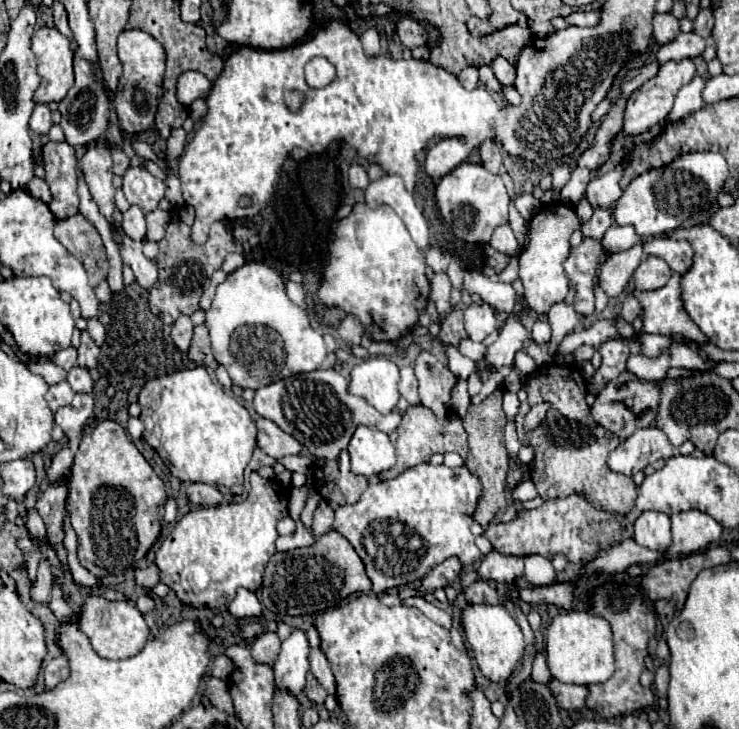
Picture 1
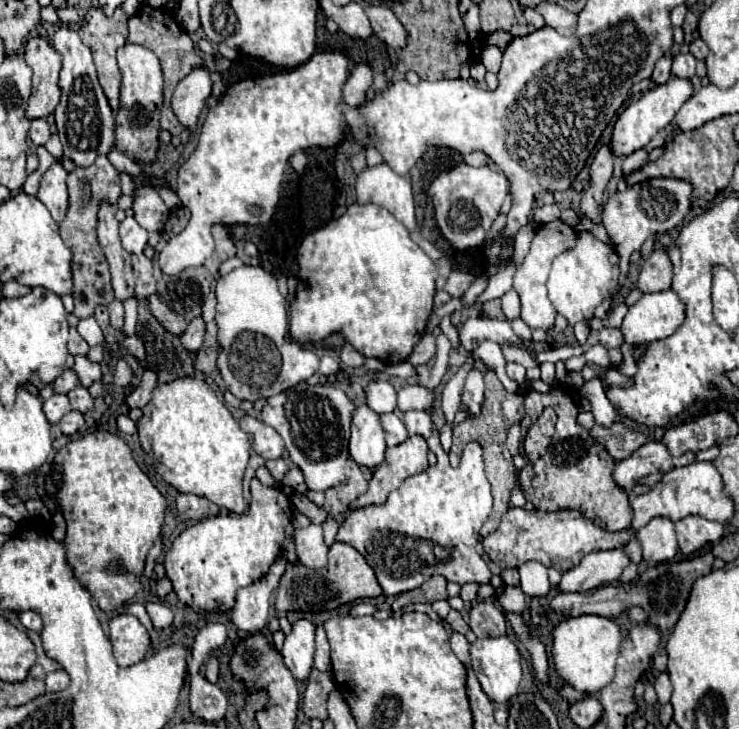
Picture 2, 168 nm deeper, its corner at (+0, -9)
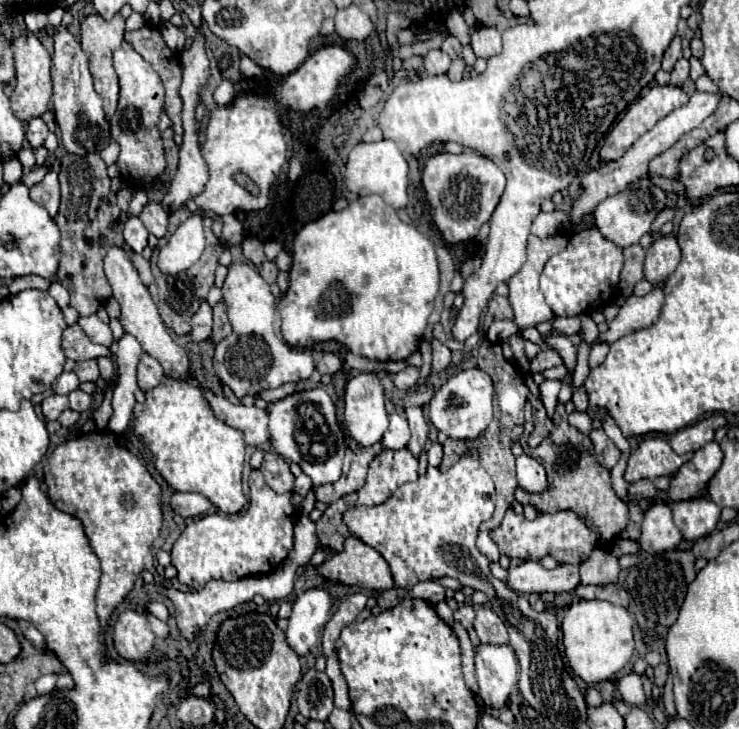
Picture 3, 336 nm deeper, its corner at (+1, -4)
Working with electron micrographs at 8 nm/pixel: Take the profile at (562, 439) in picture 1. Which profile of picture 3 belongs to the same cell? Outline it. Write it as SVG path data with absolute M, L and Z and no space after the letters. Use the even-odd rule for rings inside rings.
M564 404L556 406L554 414L554 430L552 434L542 440L540 446L534 449L528 447L528 438L524 436L519 442L524 452L532 458L536 458L548 474L548 490L544 494L530 494L524 490L516 490L516 500L520 504L530 504L538 512L556 512L556 510L572 510L576 512L592 530L598 532L598 546L610 548L610 544L616 540L616 536L626 528L628 524L628 506L616 496L610 484L610 472L602 468L596 458L592 456L592 442L586 434L578 432L568 424L568 414L564 410Z

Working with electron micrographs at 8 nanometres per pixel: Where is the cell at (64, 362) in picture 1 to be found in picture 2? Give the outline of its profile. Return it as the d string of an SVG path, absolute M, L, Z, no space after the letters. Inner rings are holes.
M65 369L57 379L55 379L55 393L69 393L77 385L77 375L73 369Z

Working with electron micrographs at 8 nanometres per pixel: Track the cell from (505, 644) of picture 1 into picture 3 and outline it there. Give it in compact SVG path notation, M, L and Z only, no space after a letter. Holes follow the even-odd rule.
M480 644L476 648L476 678L484 706L500 710L518 682L518 660L512 646Z

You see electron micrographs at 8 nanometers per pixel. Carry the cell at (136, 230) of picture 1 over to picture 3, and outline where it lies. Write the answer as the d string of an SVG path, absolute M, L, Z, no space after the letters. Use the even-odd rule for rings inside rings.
M130 216L124 226L124 240L134 252L142 252L148 246L148 230L138 216Z

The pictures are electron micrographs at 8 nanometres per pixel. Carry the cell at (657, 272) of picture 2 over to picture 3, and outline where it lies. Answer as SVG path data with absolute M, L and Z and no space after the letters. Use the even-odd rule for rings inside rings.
M660 236L646 250L644 278L648 282L652 282L654 286L662 284L676 270L680 258L682 258L682 252L680 252L676 238L674 236Z

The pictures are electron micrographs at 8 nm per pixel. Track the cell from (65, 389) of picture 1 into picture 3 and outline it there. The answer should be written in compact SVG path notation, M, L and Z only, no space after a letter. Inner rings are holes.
M52 394L52 396L44 398L40 404L40 410L46 420L56 420L66 408L68 408L68 398L60 396L60 394Z

